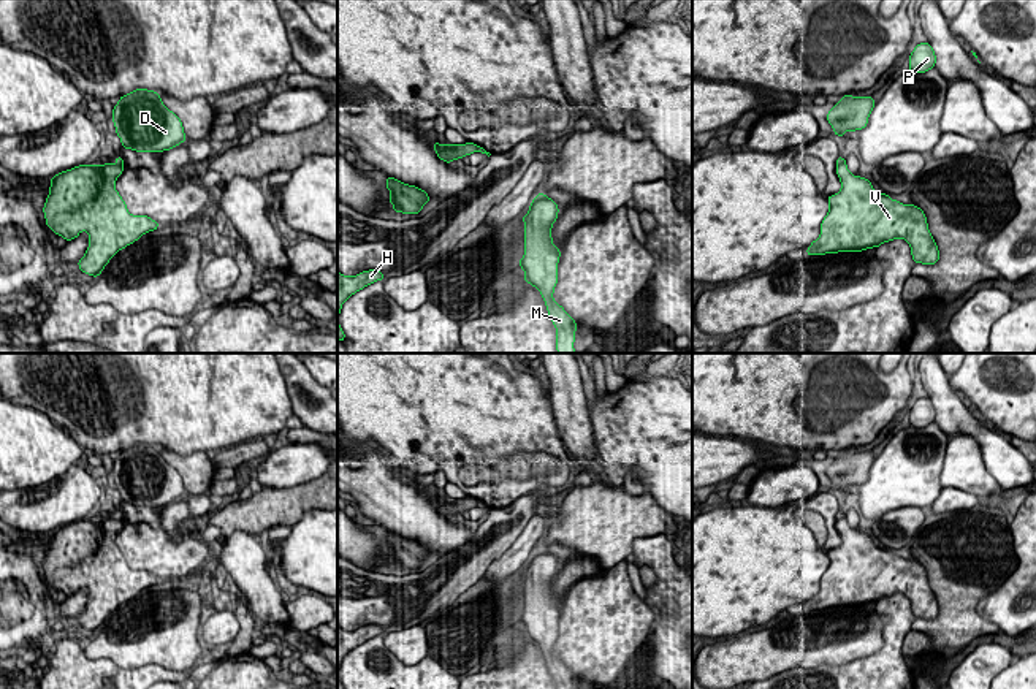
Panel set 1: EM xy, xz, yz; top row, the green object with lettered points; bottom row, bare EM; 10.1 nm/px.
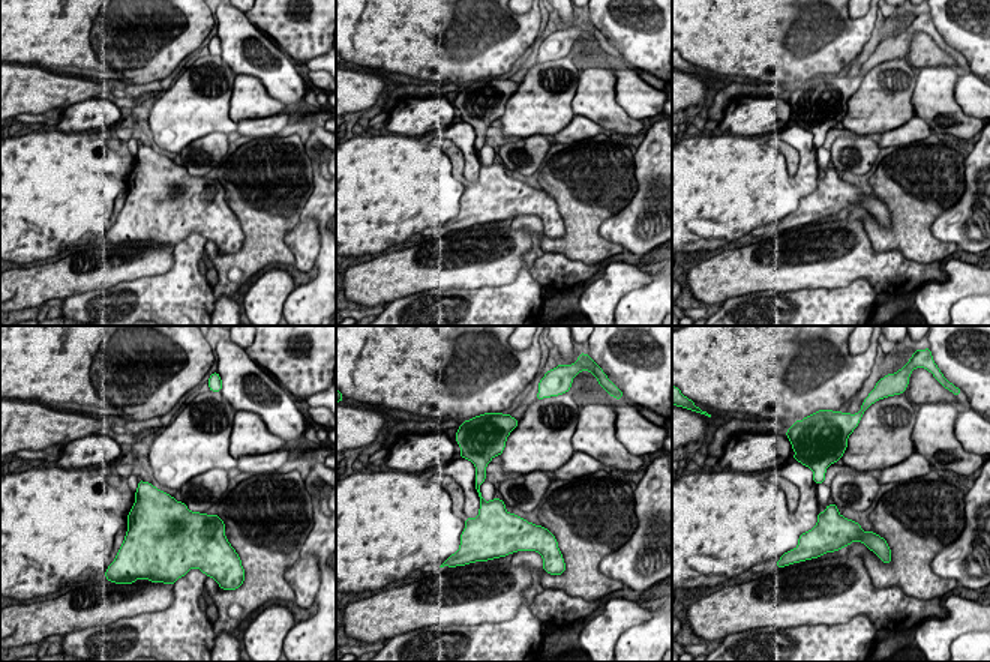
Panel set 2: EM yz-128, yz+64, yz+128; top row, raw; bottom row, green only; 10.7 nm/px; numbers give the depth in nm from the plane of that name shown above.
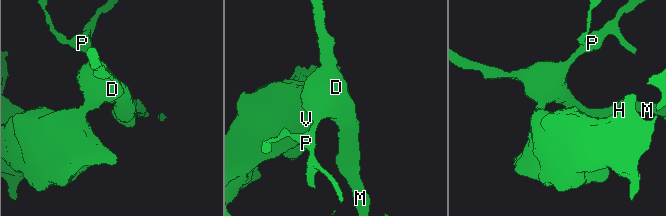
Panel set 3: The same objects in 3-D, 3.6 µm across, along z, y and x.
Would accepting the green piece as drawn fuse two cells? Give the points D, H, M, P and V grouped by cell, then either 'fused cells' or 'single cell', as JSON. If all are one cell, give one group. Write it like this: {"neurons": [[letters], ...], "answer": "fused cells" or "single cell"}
{"neurons": [["D", "M", "P"], ["H", "V"]], "answer": "fused cells"}

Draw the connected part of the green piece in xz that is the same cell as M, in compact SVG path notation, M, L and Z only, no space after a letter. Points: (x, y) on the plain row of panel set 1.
M537 548L529 559L524 577L524 611L520 621L526 627L524 637L535 641L547 660L548 672L556 683L556 689L575 689L575 675L559 660L554 653L558 638L558 618L561 605L553 599L551 583L558 573L559 562L545 548Z

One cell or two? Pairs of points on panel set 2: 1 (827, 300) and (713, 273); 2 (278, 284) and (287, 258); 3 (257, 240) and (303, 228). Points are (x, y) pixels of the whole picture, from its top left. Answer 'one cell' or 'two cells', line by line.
1: two cells
2: two cells
3: two cells

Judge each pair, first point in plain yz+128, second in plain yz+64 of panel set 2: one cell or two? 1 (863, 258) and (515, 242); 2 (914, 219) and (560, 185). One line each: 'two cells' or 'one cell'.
1: one cell
2: one cell

